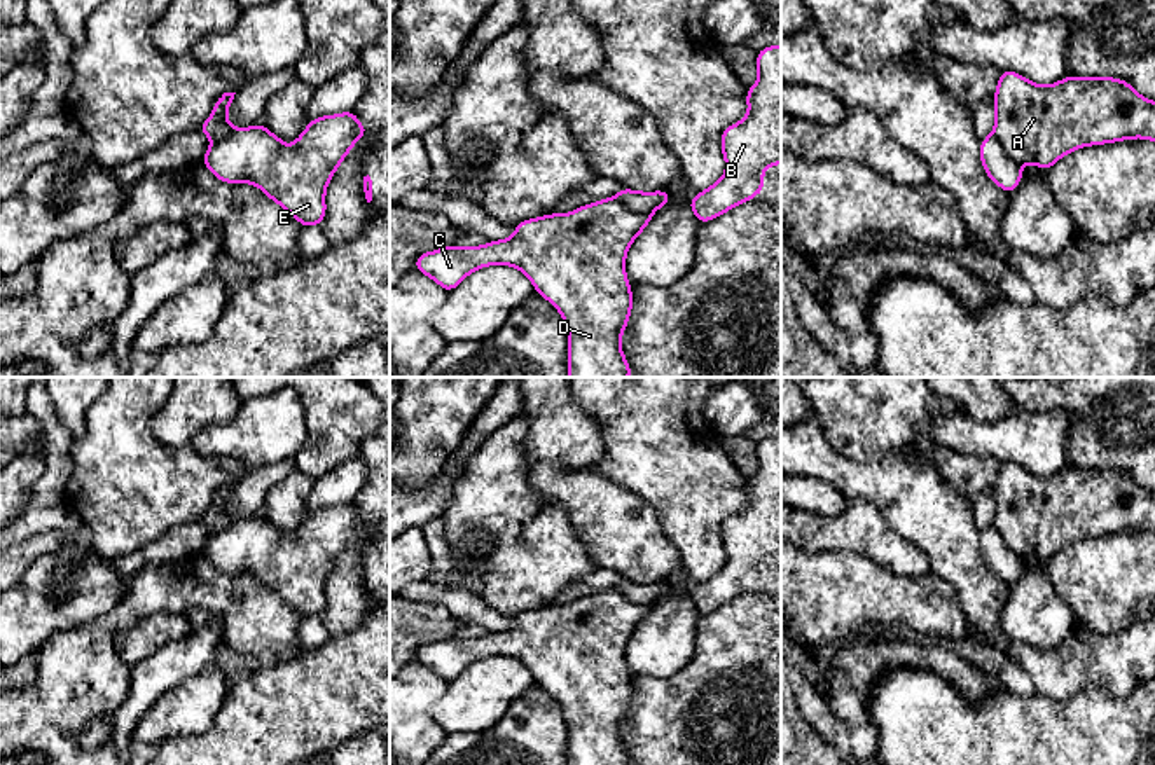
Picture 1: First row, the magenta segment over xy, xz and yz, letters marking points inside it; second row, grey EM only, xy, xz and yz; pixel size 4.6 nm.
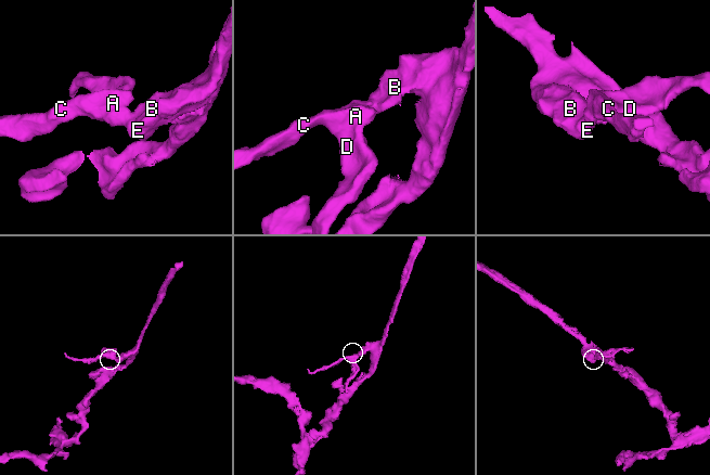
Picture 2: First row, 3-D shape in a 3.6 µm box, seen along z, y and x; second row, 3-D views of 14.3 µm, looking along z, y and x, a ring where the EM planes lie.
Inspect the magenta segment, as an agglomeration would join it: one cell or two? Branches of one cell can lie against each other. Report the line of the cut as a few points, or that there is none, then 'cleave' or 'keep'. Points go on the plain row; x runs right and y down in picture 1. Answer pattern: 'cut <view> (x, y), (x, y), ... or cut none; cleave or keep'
cut xz (614, 587), (629, 599), (652, 603); cleave

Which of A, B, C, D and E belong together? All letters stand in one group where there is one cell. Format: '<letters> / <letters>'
A C D / B E

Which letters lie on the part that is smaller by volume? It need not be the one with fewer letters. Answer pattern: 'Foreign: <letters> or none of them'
Foreign: A, C, D

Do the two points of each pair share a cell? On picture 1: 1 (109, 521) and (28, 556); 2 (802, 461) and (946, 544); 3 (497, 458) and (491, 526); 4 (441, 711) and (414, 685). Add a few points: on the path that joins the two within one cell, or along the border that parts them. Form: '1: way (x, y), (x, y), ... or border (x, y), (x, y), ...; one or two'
1: border (84, 521), (95, 547); two
2: way (837, 470), (851, 479), (885, 482), (911, 509); one
3: way (497, 475), (491, 509); one
4: border (448, 685), (432, 708), (432, 718), (446, 734); two

